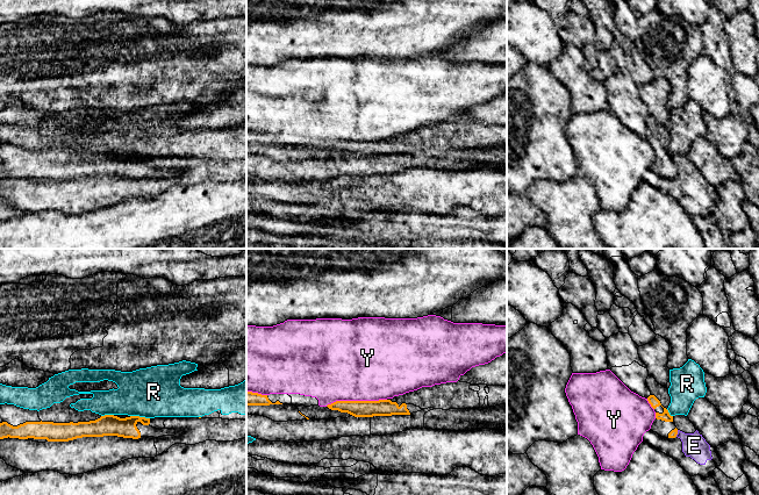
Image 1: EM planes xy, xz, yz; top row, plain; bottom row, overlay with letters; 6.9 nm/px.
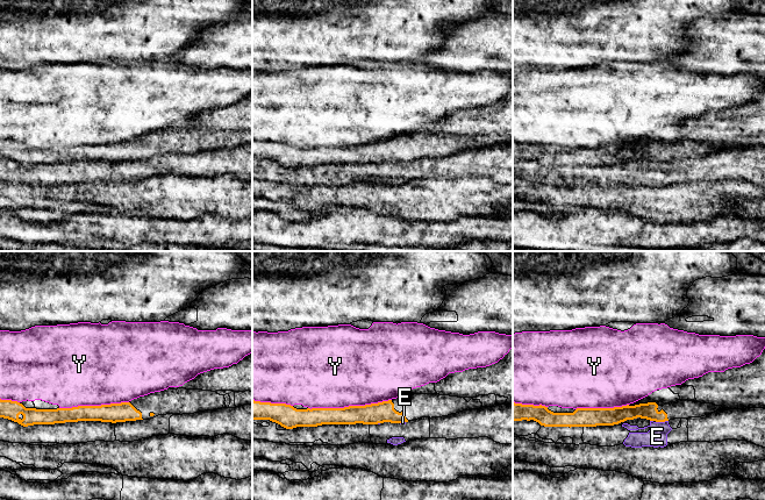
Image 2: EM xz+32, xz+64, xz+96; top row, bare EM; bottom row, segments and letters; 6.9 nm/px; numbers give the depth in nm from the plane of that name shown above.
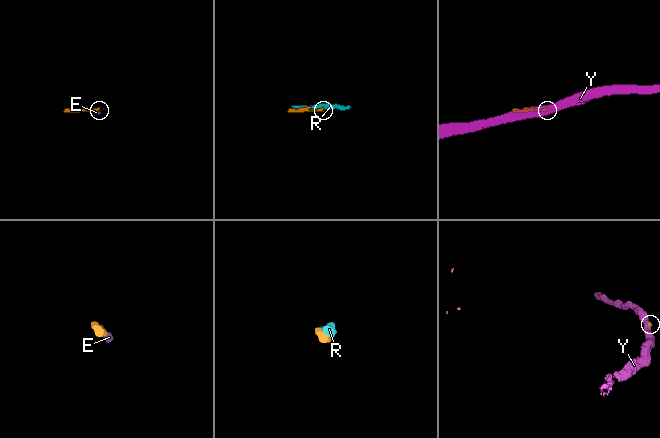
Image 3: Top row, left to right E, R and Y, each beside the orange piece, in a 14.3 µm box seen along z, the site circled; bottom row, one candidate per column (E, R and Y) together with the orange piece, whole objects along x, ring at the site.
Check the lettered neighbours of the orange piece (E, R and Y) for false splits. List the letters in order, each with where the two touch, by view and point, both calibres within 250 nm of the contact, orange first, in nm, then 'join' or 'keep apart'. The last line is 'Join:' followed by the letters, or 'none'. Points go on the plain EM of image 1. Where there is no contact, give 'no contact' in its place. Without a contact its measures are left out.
E: yz (677, 173) | 50/170 nm | keep apart
R: xy (140, 157) | 140/360 nm | keep apart
Y: xz (356, 141) | 110/500 nm | keep apart
Join: none

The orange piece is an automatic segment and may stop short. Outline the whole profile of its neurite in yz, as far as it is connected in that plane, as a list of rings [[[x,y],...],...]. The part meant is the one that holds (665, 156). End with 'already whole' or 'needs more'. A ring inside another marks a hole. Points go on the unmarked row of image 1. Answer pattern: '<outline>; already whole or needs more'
[[[664,148],[663,153],[656,152],[656,159],[650,170],[664,178],[675,178],[678,174],[678,168],[673,163],[673,156],[670,155],[666,148]]]; needs more

